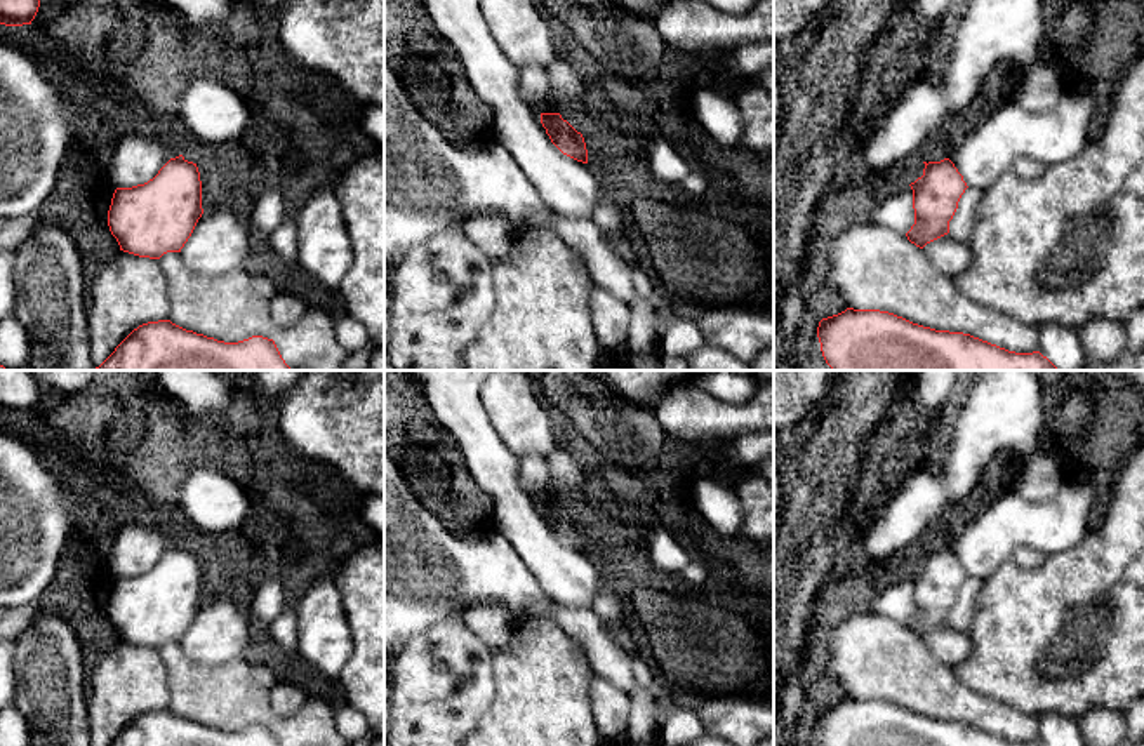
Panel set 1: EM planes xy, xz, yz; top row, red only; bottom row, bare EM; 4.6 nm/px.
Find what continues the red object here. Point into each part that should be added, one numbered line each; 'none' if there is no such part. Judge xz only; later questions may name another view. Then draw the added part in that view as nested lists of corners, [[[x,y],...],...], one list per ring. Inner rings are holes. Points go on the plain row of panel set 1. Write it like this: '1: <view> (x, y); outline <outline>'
none

